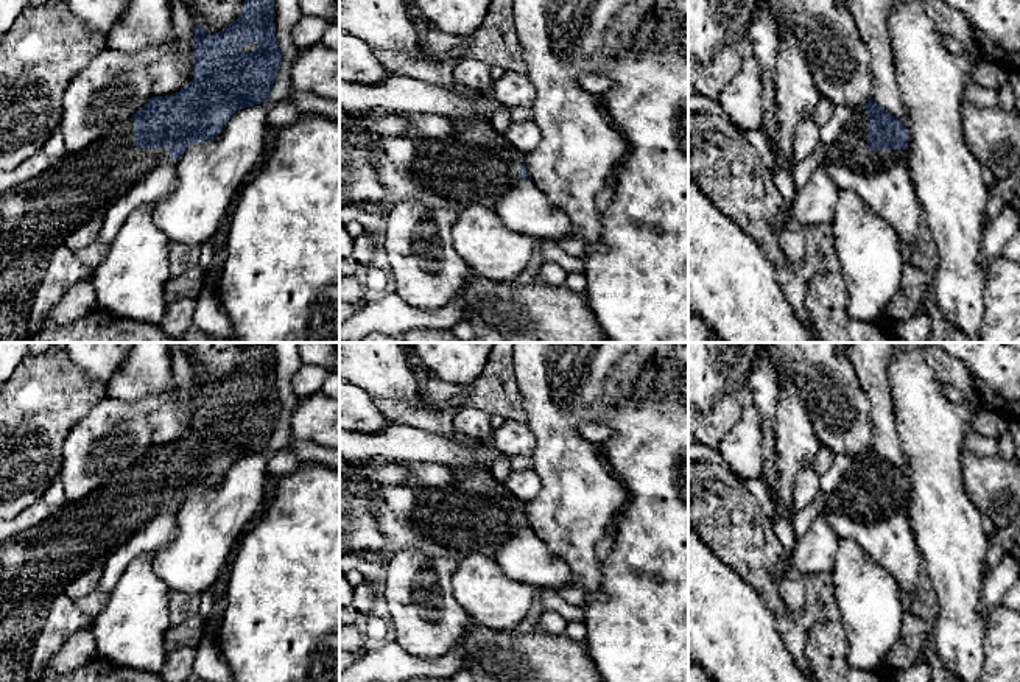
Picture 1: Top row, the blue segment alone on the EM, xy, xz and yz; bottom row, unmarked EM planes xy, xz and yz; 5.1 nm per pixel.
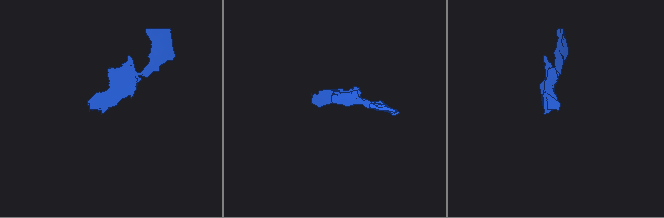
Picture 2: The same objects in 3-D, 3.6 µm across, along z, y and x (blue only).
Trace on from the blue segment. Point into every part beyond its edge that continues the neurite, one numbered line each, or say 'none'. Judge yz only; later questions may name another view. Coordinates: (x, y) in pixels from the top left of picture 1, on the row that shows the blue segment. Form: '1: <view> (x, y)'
1: yz (851, 150)

